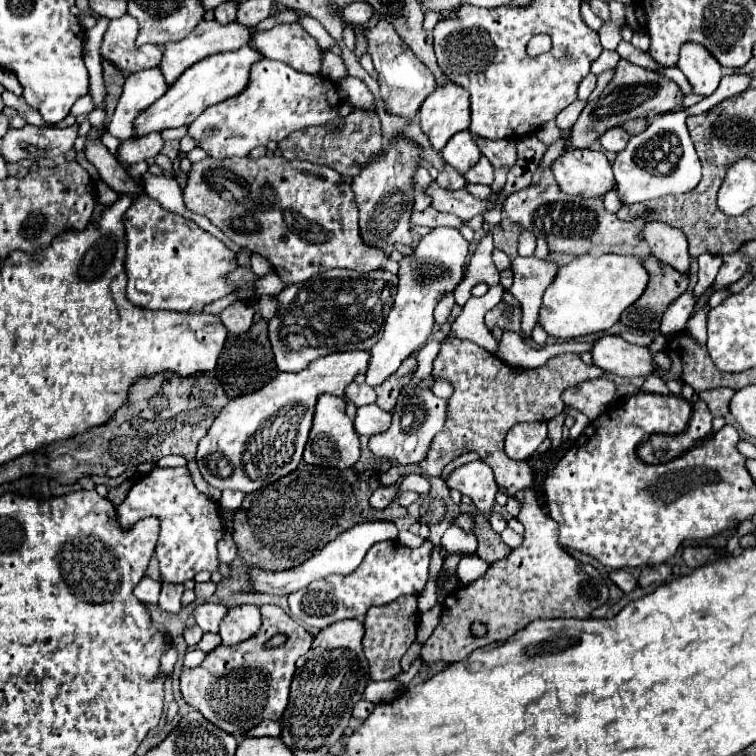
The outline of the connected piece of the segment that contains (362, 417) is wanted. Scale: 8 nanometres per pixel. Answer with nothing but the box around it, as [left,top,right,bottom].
[354,404,392,436]

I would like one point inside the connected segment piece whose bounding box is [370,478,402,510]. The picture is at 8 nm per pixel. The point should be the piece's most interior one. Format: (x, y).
(383, 496)

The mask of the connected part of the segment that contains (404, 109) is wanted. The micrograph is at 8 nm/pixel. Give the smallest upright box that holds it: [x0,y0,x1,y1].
[364,20,438,118]

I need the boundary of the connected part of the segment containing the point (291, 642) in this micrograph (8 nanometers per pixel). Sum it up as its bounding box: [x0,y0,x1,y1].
[180,606,314,736]

